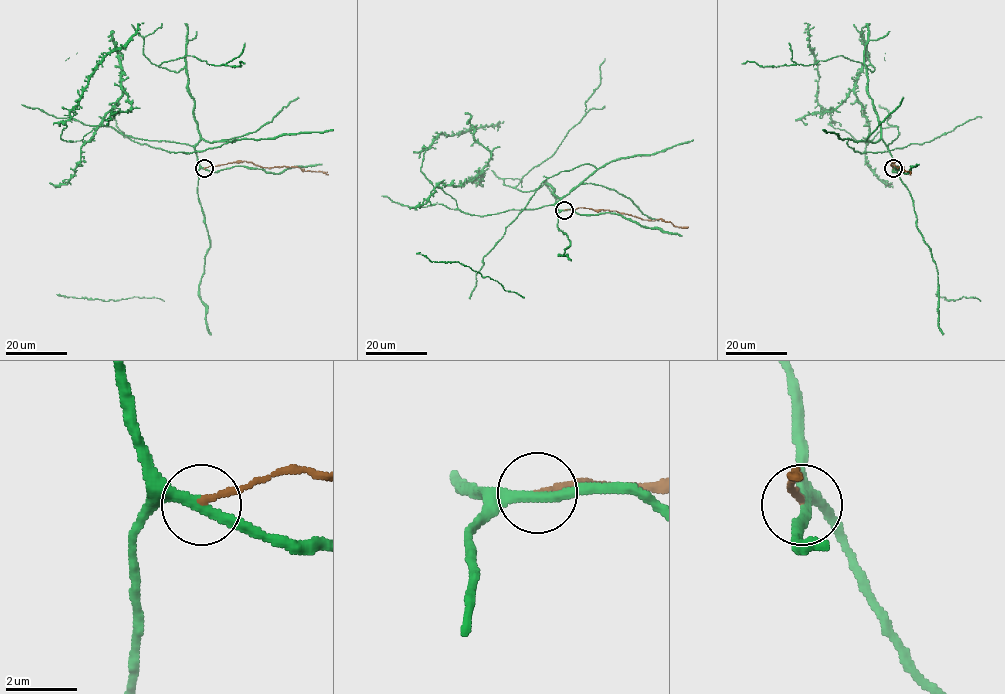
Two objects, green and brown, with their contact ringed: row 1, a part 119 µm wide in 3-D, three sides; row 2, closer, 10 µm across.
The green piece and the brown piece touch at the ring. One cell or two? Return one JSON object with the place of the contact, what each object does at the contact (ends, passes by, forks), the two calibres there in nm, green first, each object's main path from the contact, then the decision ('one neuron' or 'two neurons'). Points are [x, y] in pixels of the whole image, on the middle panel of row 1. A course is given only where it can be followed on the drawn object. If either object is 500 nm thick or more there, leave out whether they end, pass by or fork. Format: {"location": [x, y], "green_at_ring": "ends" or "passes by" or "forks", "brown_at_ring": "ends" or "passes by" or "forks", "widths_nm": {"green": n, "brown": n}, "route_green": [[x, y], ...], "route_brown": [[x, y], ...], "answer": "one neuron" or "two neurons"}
{"location": [564, 210], "green_at_ring": "passes by", "brown_at_ring": "ends", "widths_nm": {"green": 280, "brown": 170}, "route_green": [[564, 210], [552, 205], [483, 216], [465, 213], [421, 171], [425, 148], [439, 134], [459, 135], [503, 121]], "route_brown": [[564, 210], [579, 207], [616, 210], [643, 220], [660, 219], [688, 227]], "answer": "two neurons"}

